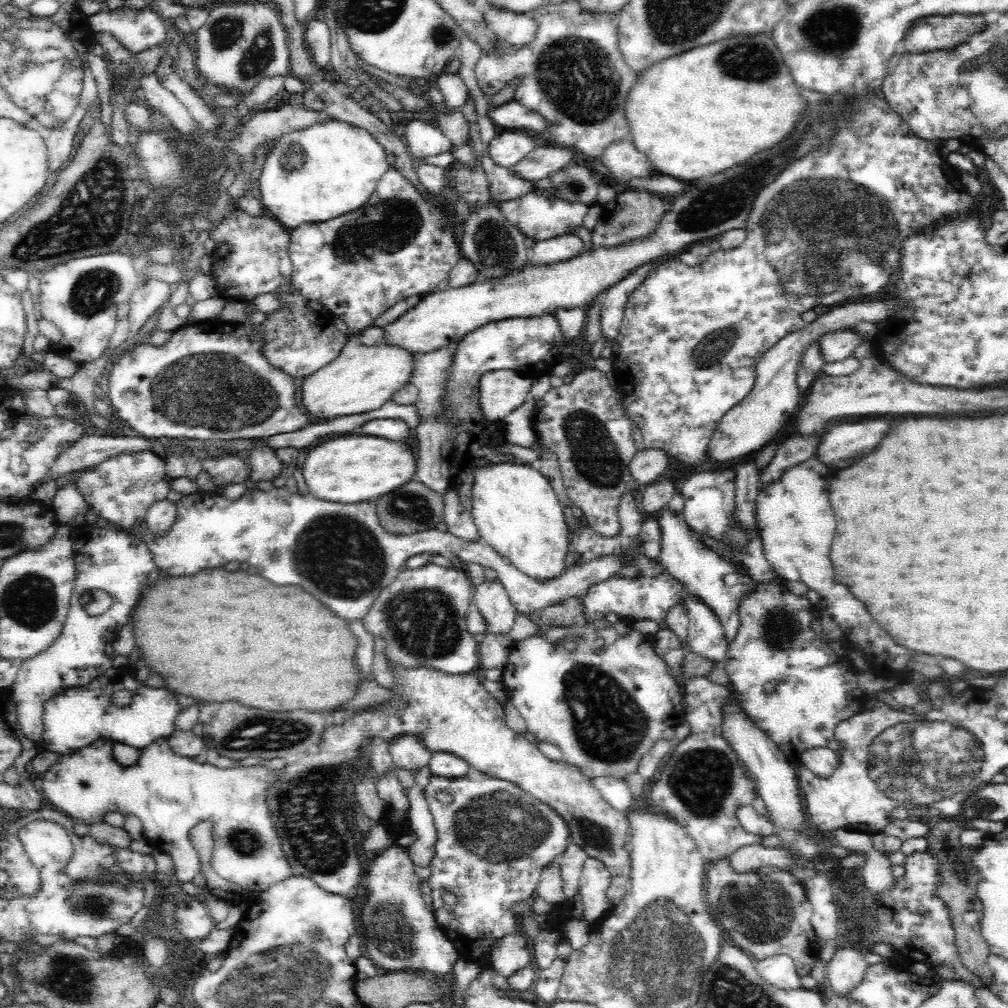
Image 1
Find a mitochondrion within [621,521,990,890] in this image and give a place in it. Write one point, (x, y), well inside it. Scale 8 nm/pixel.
(909, 766)

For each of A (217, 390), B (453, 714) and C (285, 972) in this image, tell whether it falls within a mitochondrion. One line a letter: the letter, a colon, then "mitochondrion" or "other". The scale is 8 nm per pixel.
A: mitochondrion
B: other
C: mitochondrion

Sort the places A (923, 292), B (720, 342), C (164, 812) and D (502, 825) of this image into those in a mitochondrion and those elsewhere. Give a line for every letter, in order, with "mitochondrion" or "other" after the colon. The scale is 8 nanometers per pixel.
A: other
B: mitochondrion
C: other
D: mitochondrion

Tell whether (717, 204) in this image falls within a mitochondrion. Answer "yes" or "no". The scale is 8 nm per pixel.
yes

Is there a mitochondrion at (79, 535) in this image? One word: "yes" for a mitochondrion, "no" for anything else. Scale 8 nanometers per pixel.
no

